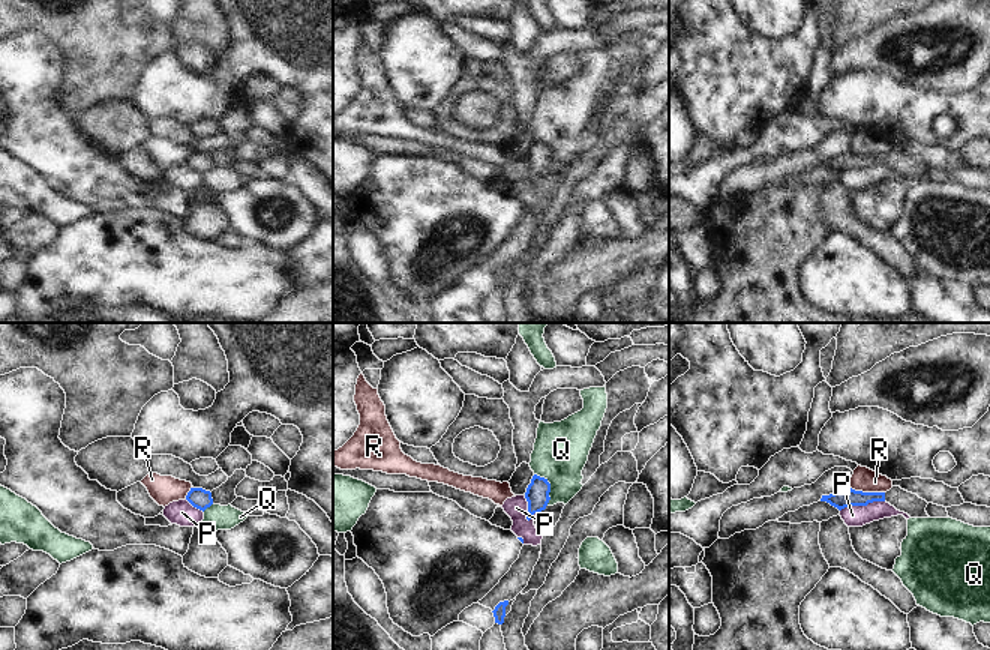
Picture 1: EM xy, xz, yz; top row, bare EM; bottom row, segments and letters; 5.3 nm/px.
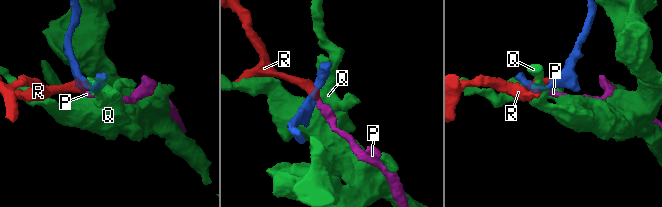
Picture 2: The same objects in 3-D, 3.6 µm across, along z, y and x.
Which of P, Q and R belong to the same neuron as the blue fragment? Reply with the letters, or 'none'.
none

